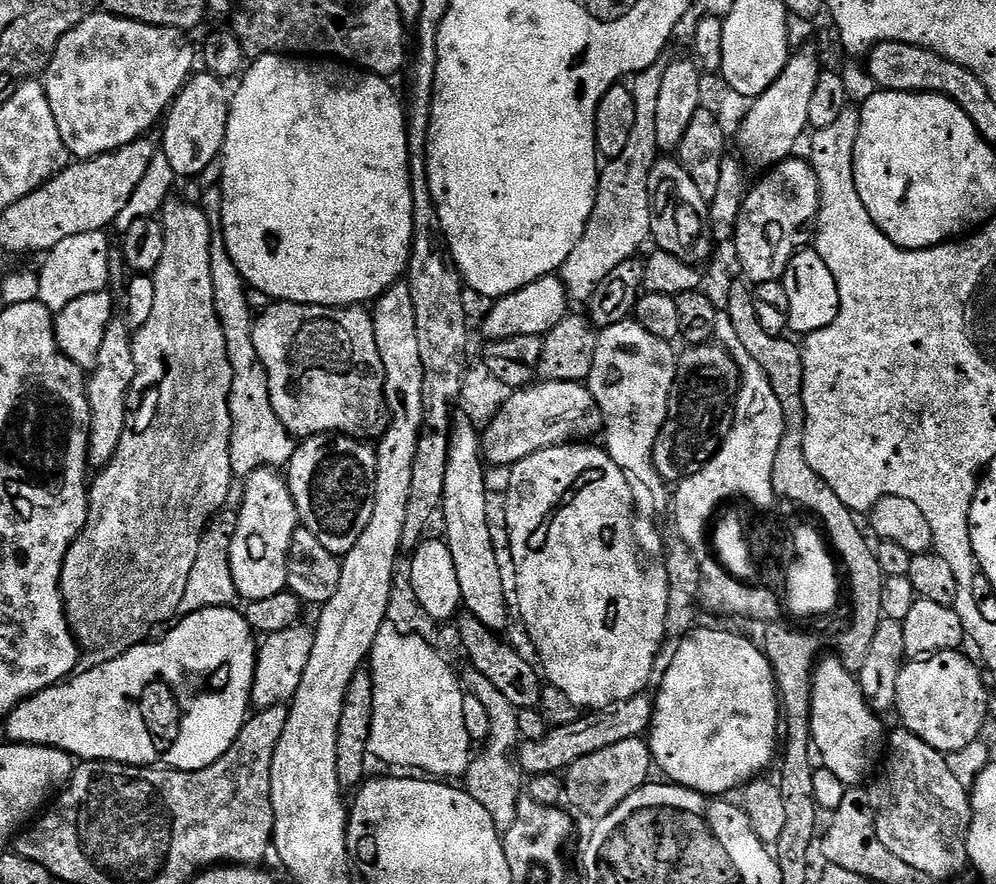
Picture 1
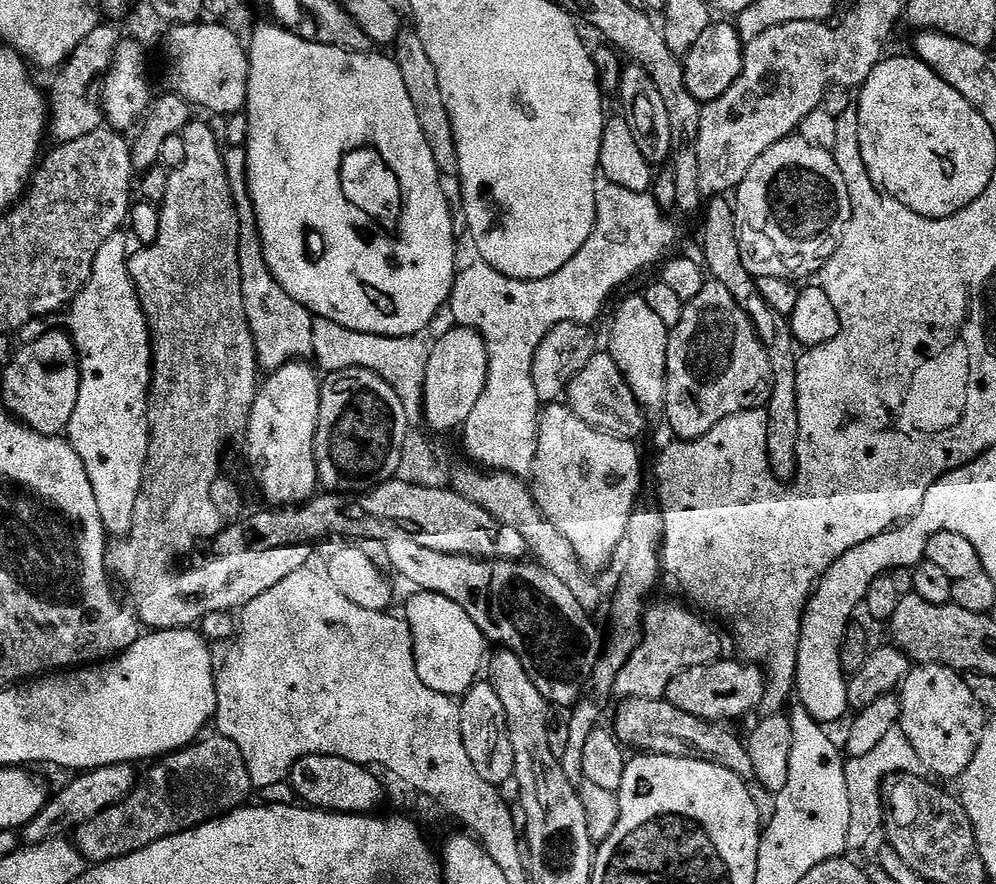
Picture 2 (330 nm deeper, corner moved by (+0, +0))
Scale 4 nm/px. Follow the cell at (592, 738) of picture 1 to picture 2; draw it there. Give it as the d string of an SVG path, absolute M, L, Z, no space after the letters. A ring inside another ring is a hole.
M721 658L715 664L688 668L673 680L666 698L674 706L678 706L678 710L686 710L686 714L694 714L694 718L713 722L732 722L728 720L736 720L739 716L754 711L766 700L765 673L759 667L736 660Z

